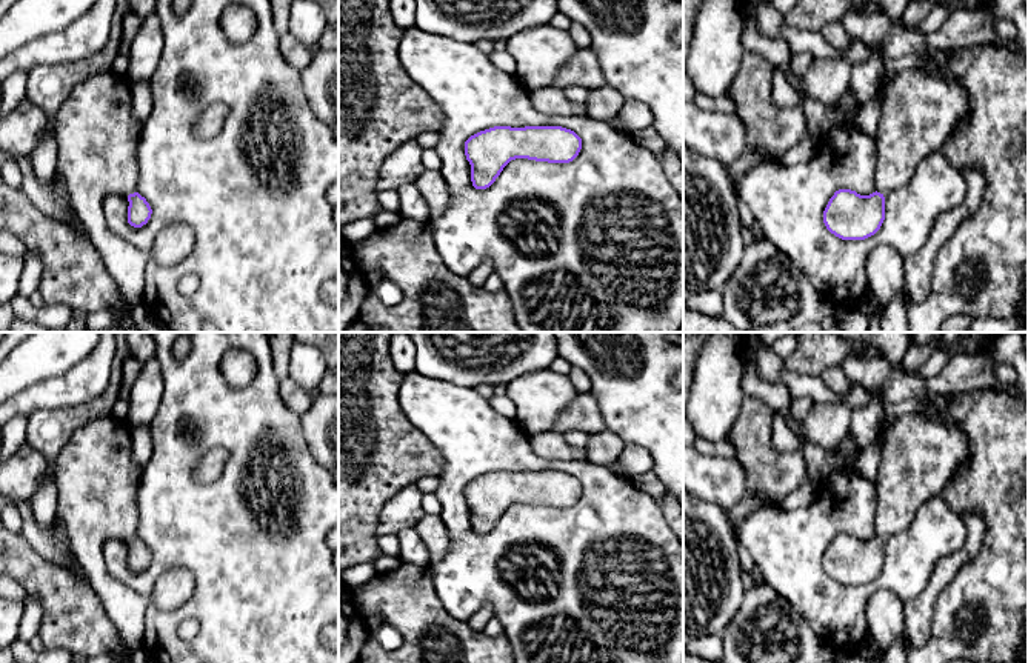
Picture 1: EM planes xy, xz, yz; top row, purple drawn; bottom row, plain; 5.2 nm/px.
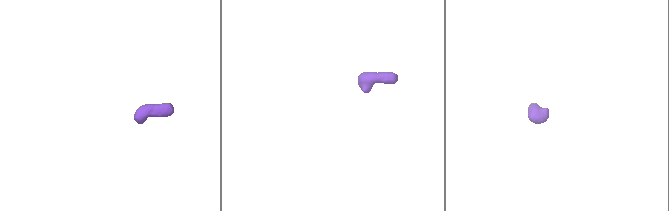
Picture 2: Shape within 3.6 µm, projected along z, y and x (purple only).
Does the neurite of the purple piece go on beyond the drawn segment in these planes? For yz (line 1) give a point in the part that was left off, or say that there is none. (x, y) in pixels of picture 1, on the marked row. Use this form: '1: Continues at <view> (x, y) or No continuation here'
1: Continues at yz (919, 111)

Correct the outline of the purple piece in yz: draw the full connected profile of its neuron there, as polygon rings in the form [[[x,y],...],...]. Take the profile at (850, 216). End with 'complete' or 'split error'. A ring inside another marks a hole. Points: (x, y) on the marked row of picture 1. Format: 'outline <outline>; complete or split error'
outline [[[920,68],[897,72],[880,94],[880,118],[877,123],[877,191],[860,195],[851,189],[839,189],[823,211],[826,229],[842,240],[865,240],[874,235],[885,220],[885,194],[911,182],[914,169],[931,152],[940,149],[968,111],[965,88],[954,80],[928,74]]]; split error

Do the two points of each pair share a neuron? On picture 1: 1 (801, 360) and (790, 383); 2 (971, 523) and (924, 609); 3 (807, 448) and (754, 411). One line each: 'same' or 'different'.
1: different
2: same
3: different

